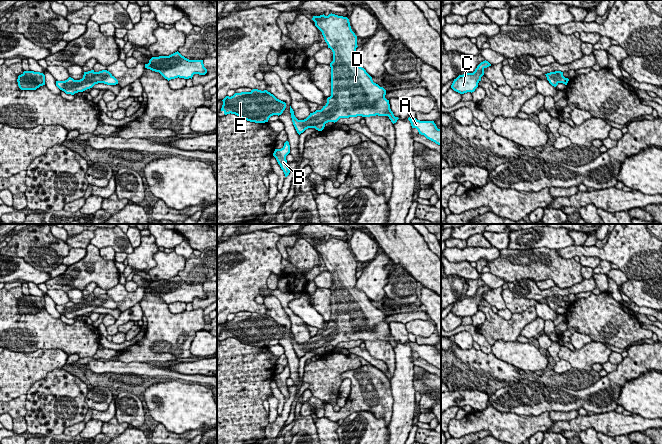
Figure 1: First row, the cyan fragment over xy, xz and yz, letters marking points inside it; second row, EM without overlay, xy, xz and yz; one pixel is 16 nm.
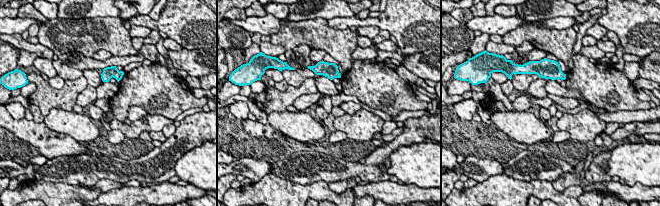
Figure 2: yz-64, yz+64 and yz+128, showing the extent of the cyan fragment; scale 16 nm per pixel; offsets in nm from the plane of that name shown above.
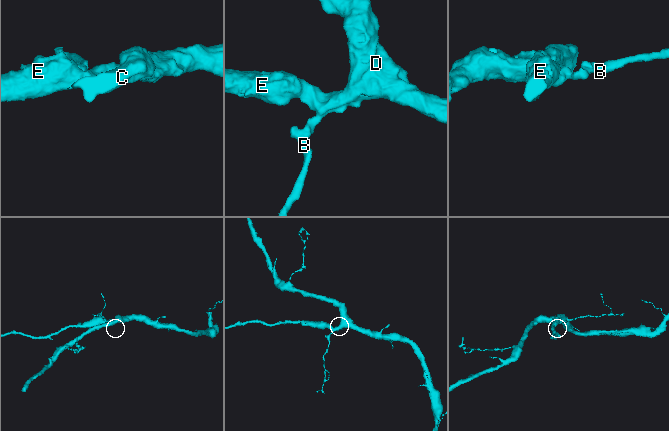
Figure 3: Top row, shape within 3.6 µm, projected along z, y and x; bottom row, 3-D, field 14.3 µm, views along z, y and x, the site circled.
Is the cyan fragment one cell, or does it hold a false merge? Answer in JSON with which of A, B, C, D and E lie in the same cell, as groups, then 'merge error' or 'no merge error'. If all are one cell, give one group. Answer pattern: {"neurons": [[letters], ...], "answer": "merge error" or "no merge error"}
{"neurons": [["A", "B", "C", "D", "E"]], "answer": "no merge error"}

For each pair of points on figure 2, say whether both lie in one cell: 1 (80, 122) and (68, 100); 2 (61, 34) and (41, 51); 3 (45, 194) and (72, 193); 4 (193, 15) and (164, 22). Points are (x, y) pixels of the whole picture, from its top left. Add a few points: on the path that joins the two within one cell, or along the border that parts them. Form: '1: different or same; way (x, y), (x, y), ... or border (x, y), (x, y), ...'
1: different; border (72, 111), (52, 108), (49, 113)
2: different; border (39, 42), (54, 53)
3: same; way (52, 194), (65, 194)
4: same; way (186, 15), (171, 21)

